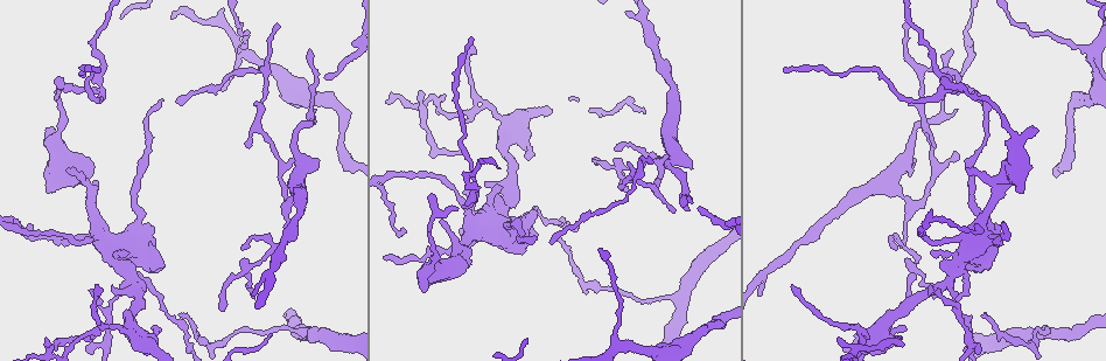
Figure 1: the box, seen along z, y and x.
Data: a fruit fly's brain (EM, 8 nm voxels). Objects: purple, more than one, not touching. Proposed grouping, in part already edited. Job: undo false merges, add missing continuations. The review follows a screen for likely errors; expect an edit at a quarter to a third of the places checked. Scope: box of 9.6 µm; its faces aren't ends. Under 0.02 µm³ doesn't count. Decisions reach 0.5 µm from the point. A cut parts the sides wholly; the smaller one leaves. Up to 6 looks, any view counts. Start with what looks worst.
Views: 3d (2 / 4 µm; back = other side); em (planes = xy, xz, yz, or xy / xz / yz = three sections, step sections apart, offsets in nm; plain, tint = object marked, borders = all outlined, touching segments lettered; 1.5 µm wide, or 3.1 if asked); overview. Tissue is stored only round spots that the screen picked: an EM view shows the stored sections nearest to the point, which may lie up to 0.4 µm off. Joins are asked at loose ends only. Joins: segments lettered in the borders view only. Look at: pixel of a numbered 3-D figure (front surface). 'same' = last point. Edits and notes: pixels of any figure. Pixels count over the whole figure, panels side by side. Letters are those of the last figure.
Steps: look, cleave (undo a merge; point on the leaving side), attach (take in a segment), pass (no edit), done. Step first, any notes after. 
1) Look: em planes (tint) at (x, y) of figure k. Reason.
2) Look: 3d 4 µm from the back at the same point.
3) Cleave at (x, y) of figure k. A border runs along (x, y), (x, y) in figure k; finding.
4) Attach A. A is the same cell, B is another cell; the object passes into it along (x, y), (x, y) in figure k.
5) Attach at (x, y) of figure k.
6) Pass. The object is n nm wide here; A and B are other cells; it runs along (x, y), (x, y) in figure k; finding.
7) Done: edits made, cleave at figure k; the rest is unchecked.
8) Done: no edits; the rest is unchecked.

Look: 3d 2 µm at (965, 169) of figure 1. Free end.

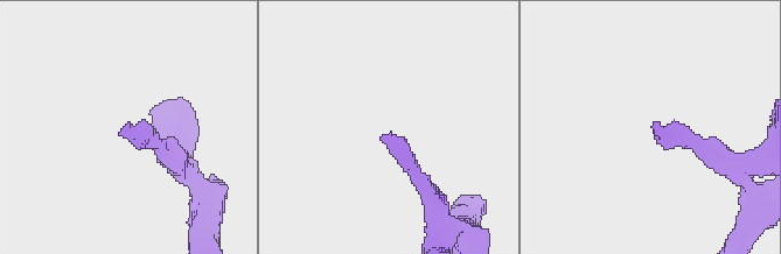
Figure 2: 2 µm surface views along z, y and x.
Look: em planes (borders) at (127, 122) of figure 2.

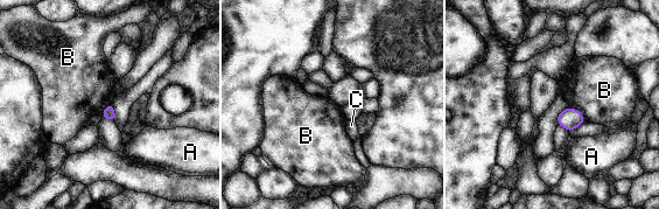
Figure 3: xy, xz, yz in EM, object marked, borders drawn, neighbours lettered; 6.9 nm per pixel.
Pass. A, B and C are other cells; none of them fits.

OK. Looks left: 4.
Look: em planes (tint) at (487, 181) of figure 1. Free end.

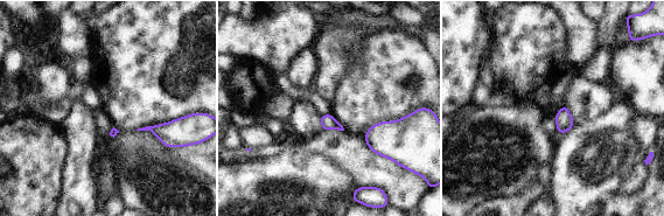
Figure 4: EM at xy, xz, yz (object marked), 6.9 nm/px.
Look: em planes (borders) at the same point. See the neighbours.

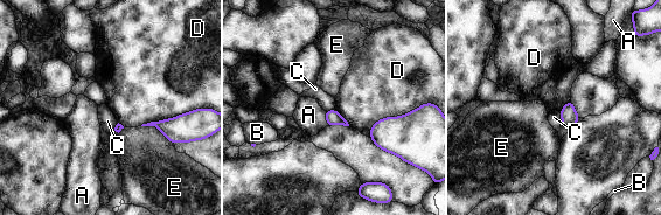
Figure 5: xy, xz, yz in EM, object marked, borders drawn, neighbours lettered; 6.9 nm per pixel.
Pass. A, B, C, D and E are other cells; a border runs along (415, 109), (380, 118), (369, 137) in figure 5; none of them fits.

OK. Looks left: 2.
Look: 3d 2 µm at (265, 70) of figure 1. Abrupt turn.

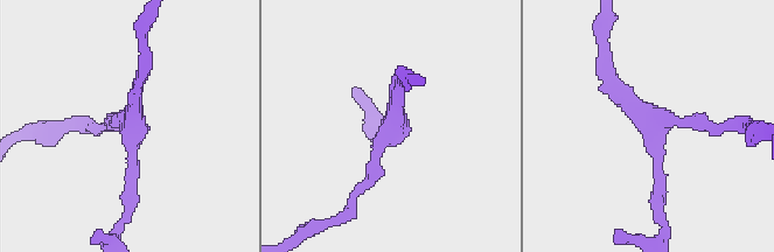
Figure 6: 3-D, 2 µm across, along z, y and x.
Look: em planes (borders) at (387, 131) of figure 6. Need the tissue.

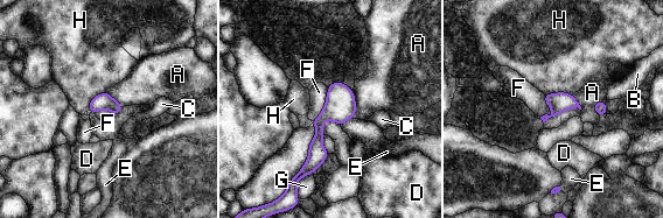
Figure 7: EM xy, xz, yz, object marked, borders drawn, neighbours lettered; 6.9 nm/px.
Pass. The longest contact is with F, 260 nm; A, B, C, D, E, F, G and H are other cells; it runs along (339, 85), (304, 171) in figure 7; continuous, no second neuron.

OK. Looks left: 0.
Done: no edits; the rest is unchecked.

